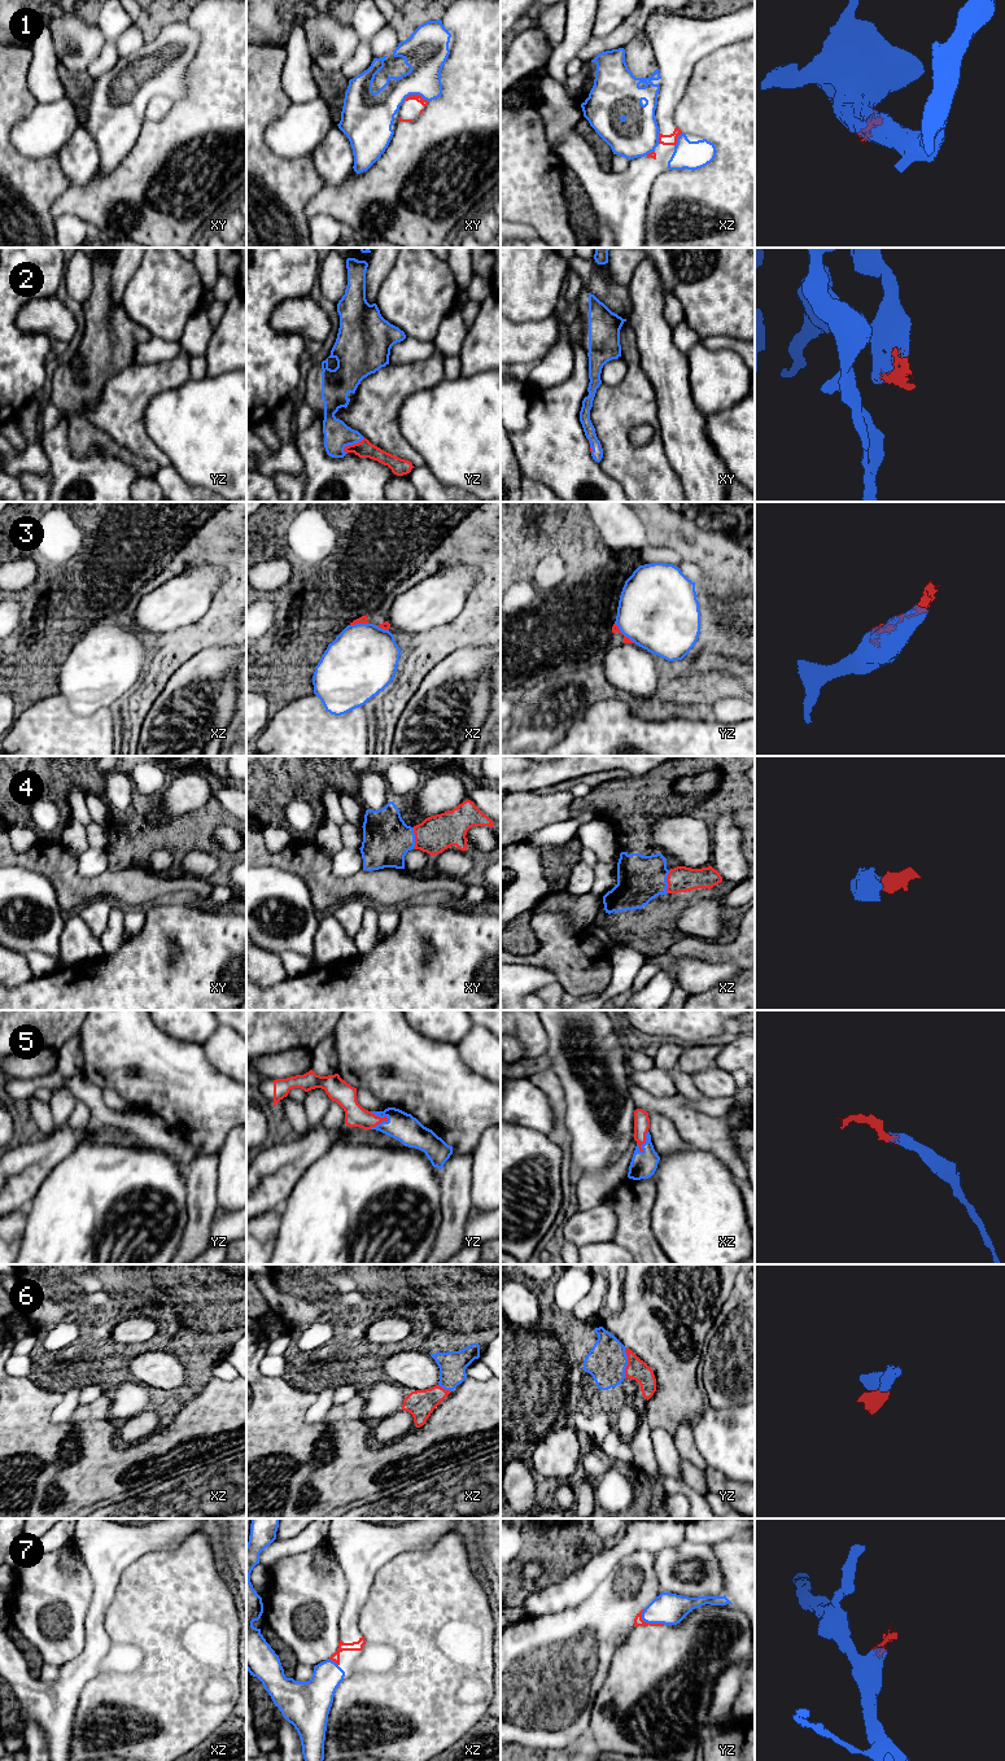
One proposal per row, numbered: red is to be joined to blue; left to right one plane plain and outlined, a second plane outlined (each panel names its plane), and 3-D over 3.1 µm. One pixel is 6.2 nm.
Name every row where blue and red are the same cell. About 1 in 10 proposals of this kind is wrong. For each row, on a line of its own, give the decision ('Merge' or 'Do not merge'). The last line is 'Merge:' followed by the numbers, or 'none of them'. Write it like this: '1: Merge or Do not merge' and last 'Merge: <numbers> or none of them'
1: Do not merge
2: Merge
3: Merge
4: Merge
5: Merge
6: Merge
7: Merge
Merge: 2, 3, 4, 5, 6, 7

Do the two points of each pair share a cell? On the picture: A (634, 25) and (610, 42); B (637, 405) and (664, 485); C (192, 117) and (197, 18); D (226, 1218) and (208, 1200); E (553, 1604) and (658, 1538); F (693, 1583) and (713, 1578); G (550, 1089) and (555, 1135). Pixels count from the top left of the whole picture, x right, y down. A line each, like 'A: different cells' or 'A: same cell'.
A: same cell
B: same cell
C: same cell
D: different cells
E: same cell
F: same cell
G: same cell

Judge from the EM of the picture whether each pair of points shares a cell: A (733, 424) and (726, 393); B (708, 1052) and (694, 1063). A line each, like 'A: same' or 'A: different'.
A: different
B: same

